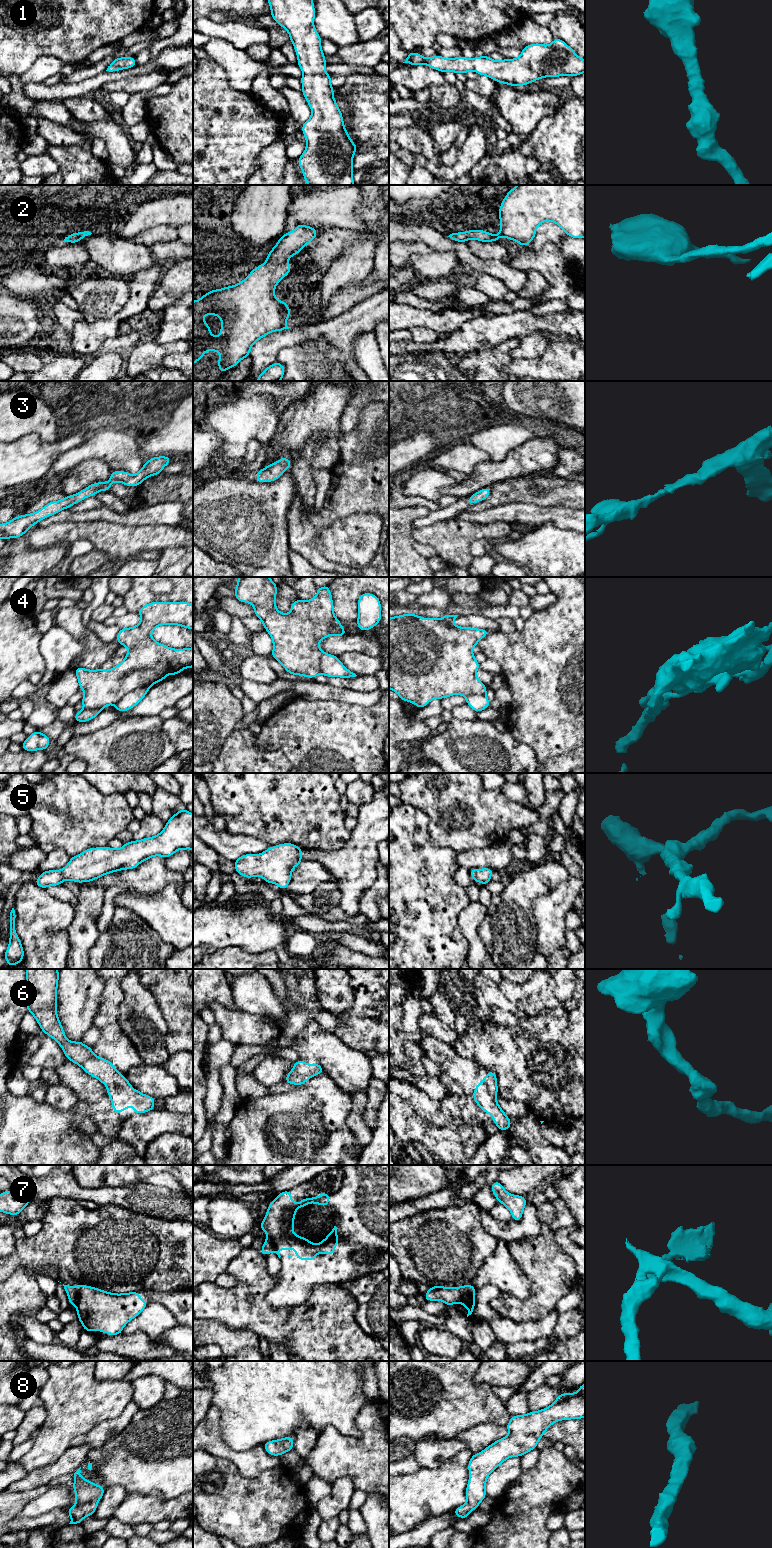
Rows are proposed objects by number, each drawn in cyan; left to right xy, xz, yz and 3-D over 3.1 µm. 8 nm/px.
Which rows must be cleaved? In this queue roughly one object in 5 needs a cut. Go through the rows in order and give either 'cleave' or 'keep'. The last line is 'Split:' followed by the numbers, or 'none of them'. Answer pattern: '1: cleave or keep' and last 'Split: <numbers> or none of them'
1: keep
2: keep
3: keep
4: cleave
5: keep
6: keep
7: cleave
8: keep
Split: 4, 7

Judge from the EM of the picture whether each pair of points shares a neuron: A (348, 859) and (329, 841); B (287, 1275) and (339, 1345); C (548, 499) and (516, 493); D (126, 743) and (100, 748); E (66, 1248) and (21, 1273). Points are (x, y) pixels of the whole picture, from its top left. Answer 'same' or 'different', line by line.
A: different
B: different
C: same
D: same
E: different

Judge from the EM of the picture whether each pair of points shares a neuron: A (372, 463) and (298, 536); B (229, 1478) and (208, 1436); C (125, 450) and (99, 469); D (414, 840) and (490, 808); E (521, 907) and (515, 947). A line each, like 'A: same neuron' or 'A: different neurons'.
A: same neuron
B: different neurons
C: different neurons
D: different neurons
E: same neuron

